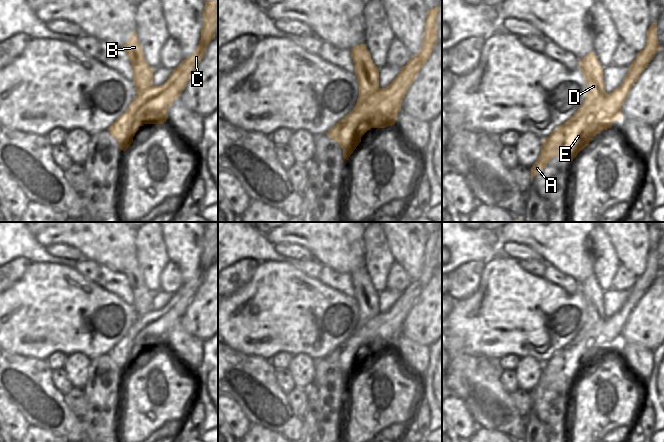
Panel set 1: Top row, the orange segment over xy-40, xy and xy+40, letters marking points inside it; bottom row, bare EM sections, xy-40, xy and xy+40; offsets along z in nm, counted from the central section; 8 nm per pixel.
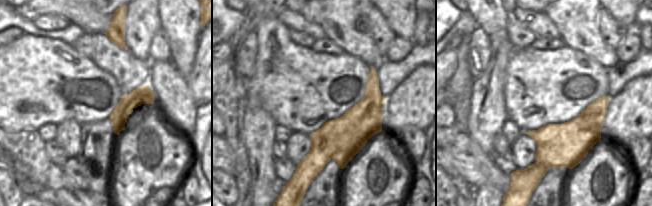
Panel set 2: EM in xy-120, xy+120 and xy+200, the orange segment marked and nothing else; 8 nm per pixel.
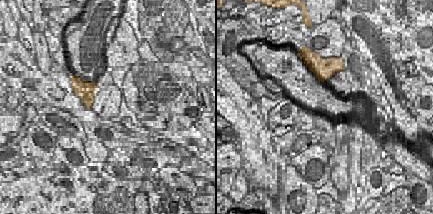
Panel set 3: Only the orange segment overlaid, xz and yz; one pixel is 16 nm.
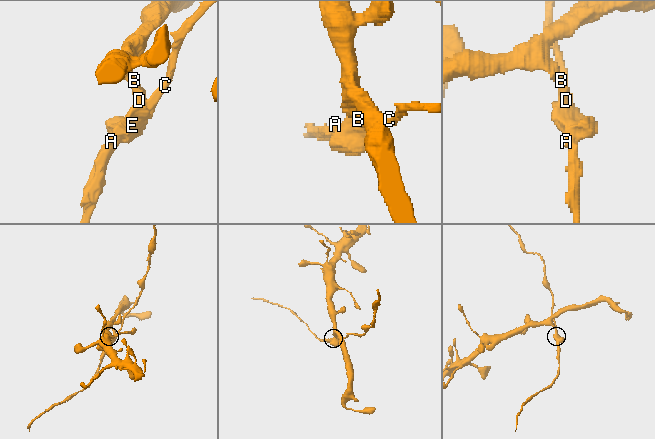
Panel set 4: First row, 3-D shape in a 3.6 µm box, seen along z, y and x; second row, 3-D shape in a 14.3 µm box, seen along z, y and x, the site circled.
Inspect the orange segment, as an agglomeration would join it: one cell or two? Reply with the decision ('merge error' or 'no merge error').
merge error

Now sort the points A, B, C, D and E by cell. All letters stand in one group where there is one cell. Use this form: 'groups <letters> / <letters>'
groups A C / B D E

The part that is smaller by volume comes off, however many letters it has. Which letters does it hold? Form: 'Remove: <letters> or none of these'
Remove: A, C

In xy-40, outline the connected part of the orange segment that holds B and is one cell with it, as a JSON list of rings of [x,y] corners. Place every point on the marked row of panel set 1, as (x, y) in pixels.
[[[137,32],[131,33],[131,39],[123,49],[129,57],[133,69],[133,83],[137,92],[144,92],[153,87],[153,68],[147,63],[143,49],[137,39]]]

